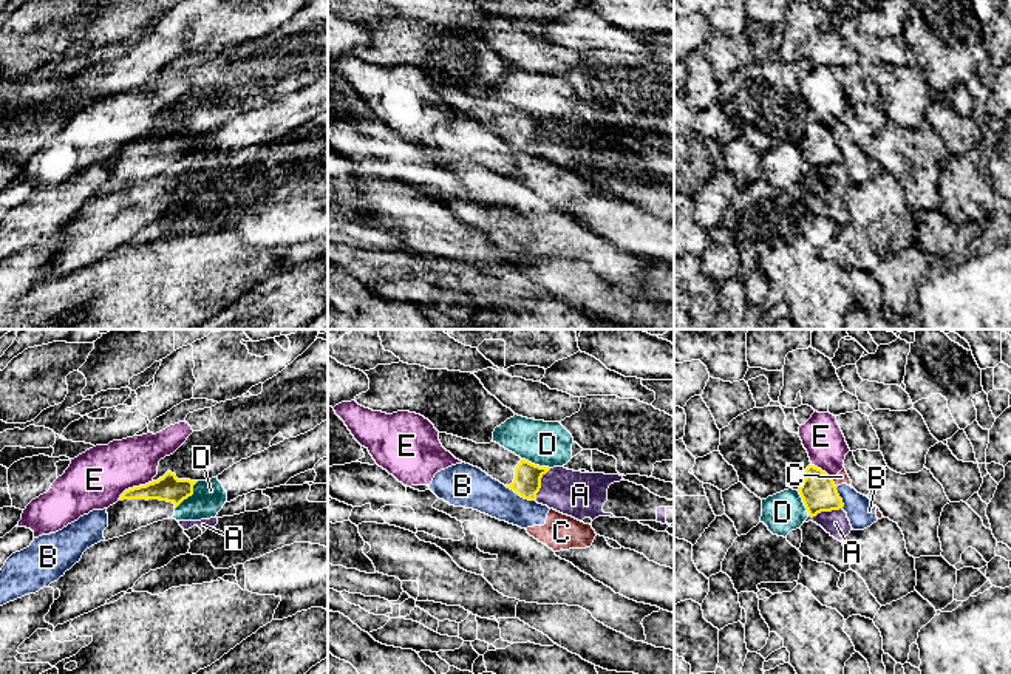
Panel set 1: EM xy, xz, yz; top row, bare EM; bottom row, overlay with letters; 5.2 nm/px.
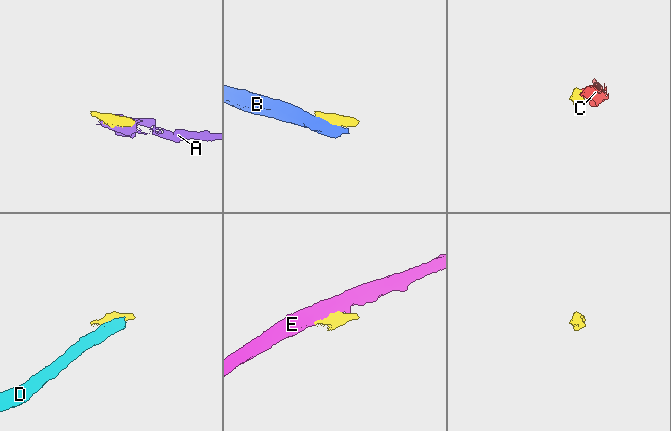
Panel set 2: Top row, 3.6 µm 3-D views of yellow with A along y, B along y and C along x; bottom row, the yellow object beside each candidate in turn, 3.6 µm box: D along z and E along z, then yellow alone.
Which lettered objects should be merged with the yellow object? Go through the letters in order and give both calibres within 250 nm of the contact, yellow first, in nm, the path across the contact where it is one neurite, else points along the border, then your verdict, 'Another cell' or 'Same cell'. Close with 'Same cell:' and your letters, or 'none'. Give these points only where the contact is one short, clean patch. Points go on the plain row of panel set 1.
A: Thickness 140 nm (yellow) against 240 nm. Another cell
B: Thickness 140 nm (yellow) against 200 nm. Boundary: xz (504, 139), (534, 155). Another cell
C: Thickness 190 nm (yellow) against 60 nm. Boundary: yz (832, 133), (837, 139). Another cell
D: Thickness 140 nm (yellow) against 170 nm. Boundary: xy (198, 135), (192, 147), (175, 163). Another cell
E: Thickness 140 nm (yellow) against 300 nm. Another cell
Same cell: none

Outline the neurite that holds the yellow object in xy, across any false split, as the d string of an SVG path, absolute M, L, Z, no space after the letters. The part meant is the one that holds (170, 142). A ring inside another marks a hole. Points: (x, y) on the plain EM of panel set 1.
M167 125L158 134L125 144L119 155L107 162L105 195L124 190L153 176L170 173L175 162L193 148L198 134L178 133Z

